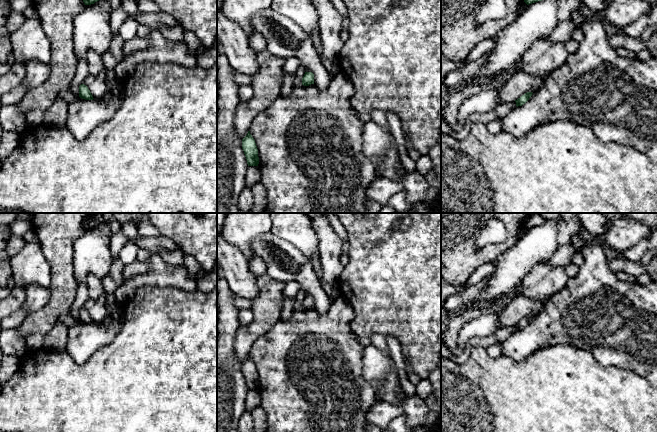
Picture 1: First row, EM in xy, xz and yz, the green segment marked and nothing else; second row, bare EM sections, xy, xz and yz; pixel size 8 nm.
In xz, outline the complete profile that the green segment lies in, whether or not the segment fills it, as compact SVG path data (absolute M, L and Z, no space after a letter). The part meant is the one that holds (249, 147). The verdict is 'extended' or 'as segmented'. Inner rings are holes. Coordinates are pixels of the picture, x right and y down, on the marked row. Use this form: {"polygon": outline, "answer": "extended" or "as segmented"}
{"polygon": "M248 131L247 135L242 139L242 149L244 151L248 166L258 166L258 149L254 138L250 134L250 131Z", "answer": "as segmented"}

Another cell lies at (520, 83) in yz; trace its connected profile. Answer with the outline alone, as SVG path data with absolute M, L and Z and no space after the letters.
M516 72L498 88L497 100L499 103L508 103L517 100L527 92L535 93L544 84L545 77L534 77L524 72Z

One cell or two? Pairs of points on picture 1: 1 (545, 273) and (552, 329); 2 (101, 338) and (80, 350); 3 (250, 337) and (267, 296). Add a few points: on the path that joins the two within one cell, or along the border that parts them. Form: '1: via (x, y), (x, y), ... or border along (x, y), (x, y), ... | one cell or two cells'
1: border along (565, 287), (545, 299) | two cells
2: via (96, 338), (92, 338), (85, 345) | one cell
3: via (257, 327), (264, 319), (267, 306) | one cell

